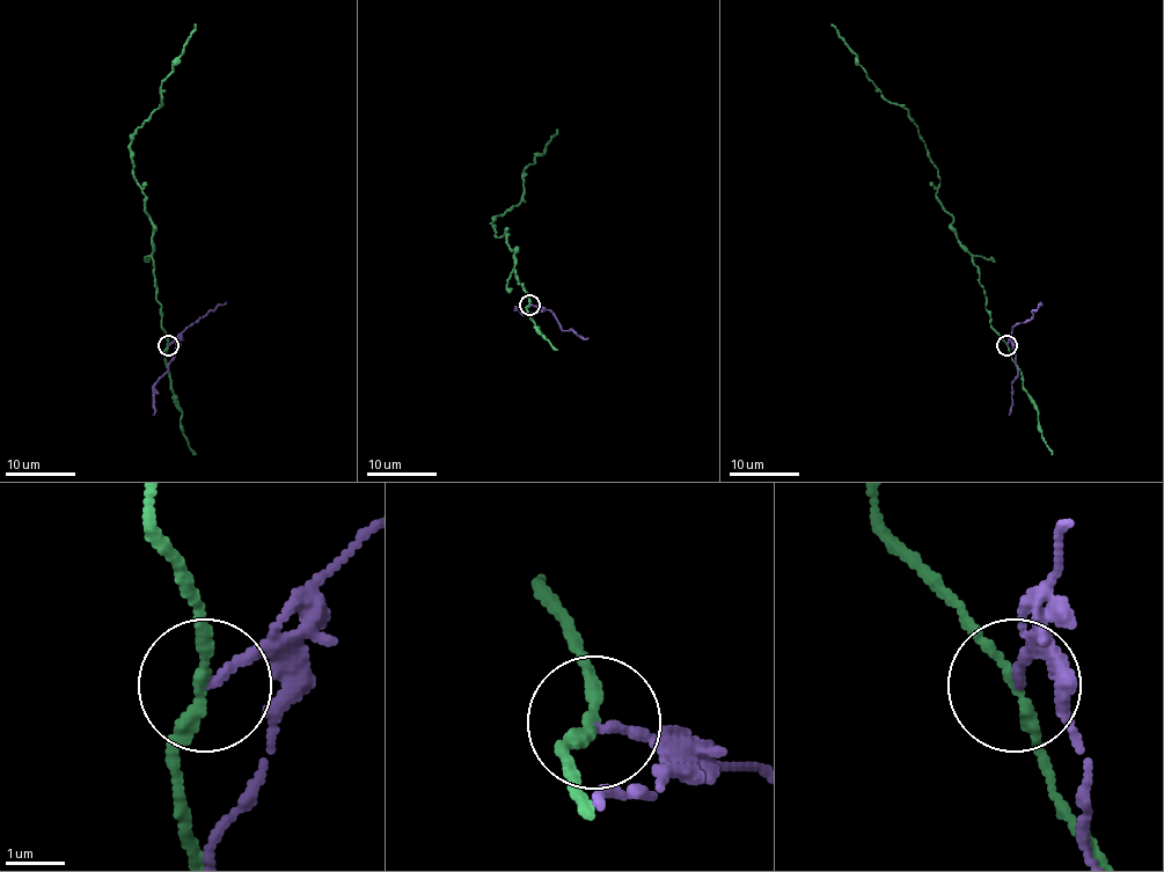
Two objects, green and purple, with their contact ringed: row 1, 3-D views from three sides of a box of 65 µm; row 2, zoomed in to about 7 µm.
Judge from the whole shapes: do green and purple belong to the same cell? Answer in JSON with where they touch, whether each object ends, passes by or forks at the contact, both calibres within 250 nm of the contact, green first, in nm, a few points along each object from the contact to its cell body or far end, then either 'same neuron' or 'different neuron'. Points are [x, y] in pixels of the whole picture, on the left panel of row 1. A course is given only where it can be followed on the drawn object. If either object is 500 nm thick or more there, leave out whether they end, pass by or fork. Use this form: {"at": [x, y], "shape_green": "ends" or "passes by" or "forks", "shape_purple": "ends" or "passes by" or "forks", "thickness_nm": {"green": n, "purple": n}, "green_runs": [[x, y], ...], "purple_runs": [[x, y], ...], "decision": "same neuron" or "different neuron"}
{"at": [168, 345], "shape_green": "passes by", "shape_purple": "ends", "thickness_nm": {"green": 200, "purple": 150}, "green_runs": [[167, 345], [156, 297], [152, 226], [143, 188], [132, 168], [131, 140], [160, 105], [160, 85], [195, 24]], "purple_runs": [[167, 345], [176, 344], [174, 358], [153, 386], [153, 415]], "decision": "different neuron"}

